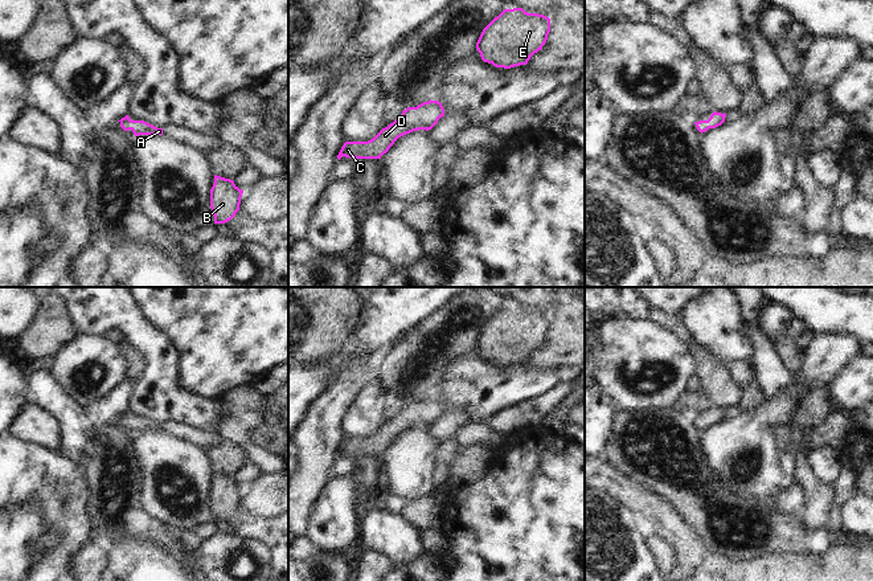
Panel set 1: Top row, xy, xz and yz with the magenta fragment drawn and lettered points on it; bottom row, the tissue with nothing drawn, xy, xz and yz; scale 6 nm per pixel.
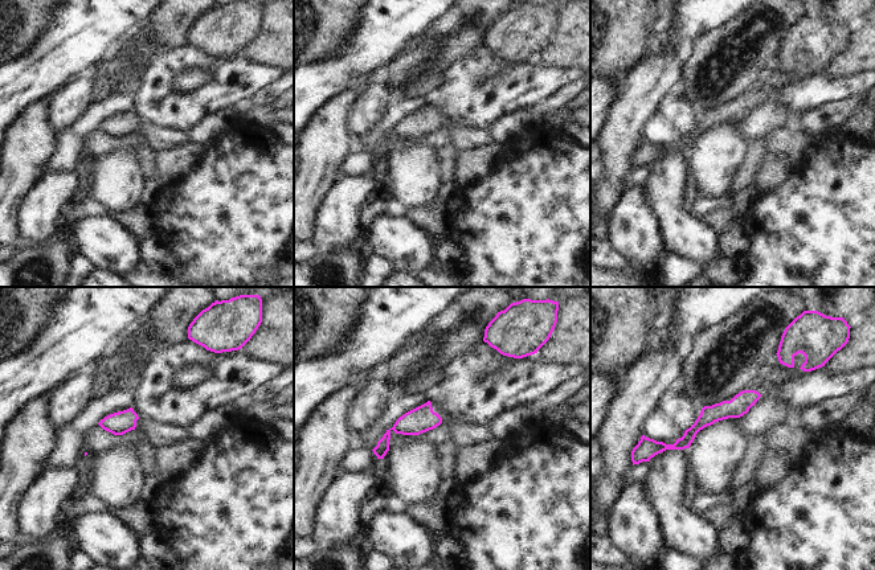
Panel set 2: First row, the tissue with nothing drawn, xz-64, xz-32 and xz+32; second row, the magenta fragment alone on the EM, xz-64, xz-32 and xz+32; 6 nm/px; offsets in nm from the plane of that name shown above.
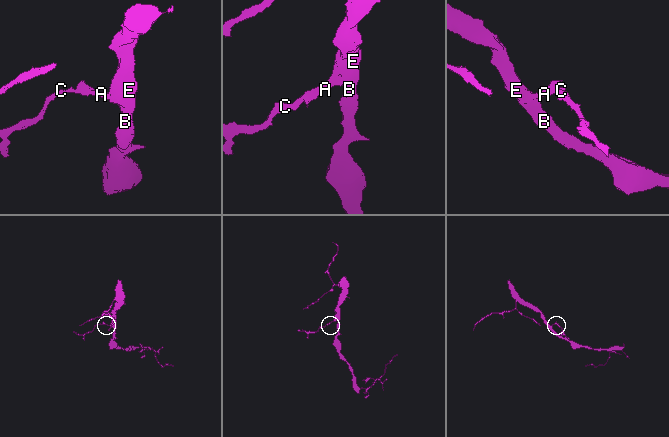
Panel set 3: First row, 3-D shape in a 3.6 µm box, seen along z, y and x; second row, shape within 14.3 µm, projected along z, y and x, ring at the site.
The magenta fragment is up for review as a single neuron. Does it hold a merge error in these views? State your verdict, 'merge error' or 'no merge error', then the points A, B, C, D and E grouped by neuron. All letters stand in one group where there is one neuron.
no merge error; groups A B C D E

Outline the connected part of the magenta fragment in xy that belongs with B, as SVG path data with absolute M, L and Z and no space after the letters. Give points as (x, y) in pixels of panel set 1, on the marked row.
M214 175L214 184L210 189L210 208L214 224L230 221L239 210L243 191L233 180Z

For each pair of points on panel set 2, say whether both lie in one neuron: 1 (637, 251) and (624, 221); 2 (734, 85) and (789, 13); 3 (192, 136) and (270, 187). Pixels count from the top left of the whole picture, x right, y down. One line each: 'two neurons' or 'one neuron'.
1: one neuron
2: one neuron
3: two neurons

